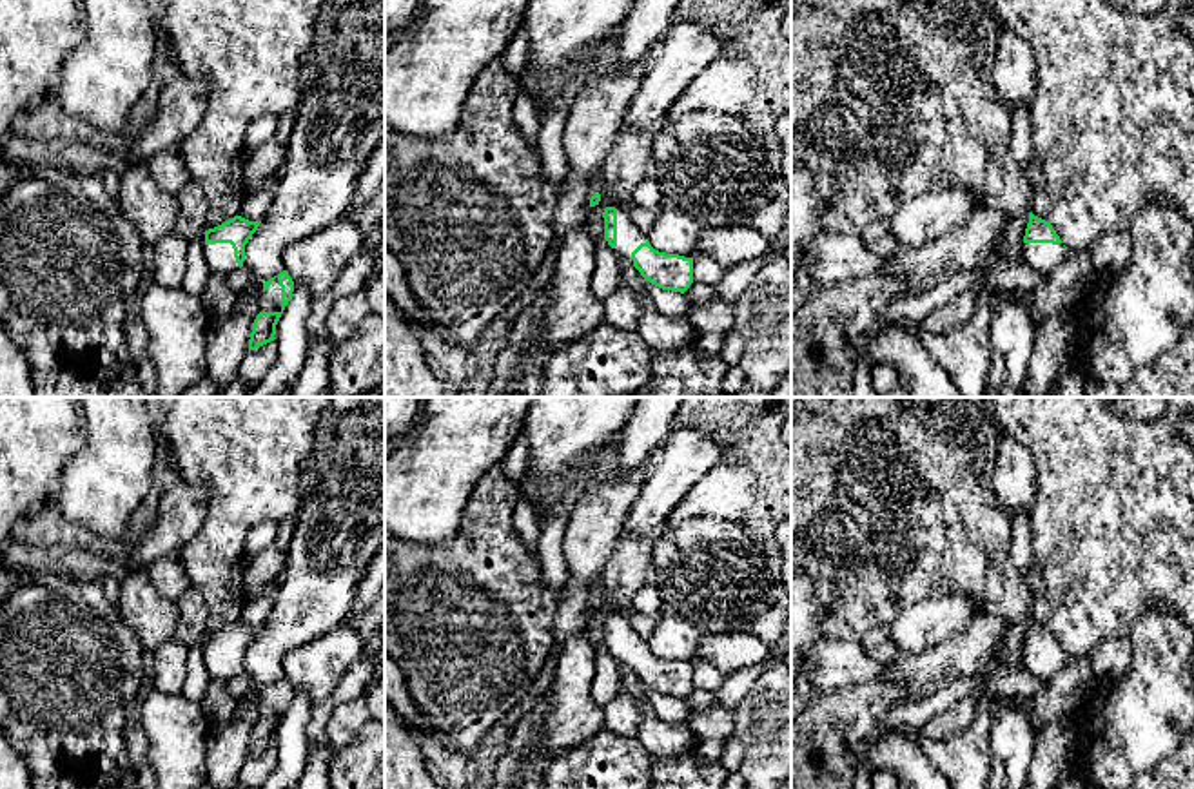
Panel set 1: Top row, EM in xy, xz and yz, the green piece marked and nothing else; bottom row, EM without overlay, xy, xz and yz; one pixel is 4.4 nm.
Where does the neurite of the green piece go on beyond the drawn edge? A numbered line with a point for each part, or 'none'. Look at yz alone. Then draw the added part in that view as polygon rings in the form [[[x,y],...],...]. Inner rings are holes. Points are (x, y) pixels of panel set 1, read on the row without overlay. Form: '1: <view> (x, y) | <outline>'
1: yz (1044, 664) | [[[1022,649],[1023,669],[1045,682],[1065,667],[1067,660],[1069,655],[1065,655],[1063,649]]]

